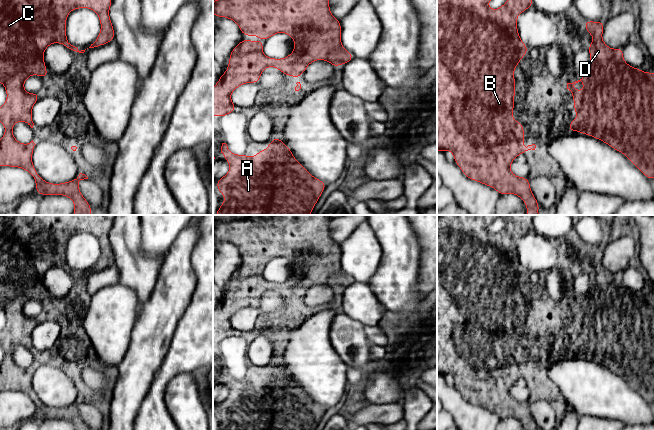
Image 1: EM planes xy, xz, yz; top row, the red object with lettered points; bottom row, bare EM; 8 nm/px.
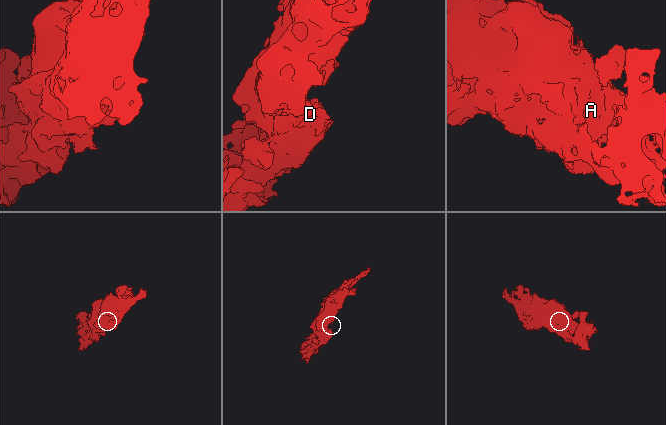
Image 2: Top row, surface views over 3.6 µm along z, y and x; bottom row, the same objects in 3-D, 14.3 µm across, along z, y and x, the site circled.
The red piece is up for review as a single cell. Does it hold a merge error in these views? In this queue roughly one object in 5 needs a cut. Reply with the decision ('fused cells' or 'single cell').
single cell

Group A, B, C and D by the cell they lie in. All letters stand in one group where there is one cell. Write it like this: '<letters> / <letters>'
A B C D

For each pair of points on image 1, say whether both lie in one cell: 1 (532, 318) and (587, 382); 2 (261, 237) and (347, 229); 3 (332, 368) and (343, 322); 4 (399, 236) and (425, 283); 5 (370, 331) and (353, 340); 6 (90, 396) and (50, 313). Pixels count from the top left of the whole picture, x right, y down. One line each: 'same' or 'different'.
1: different
2: different
3: different
4: different
5: different
6: same

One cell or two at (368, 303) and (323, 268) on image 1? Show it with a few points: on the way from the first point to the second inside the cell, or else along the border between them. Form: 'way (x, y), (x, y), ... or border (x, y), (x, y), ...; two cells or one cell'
border (354, 281), (345, 289), (341, 307); two cells

